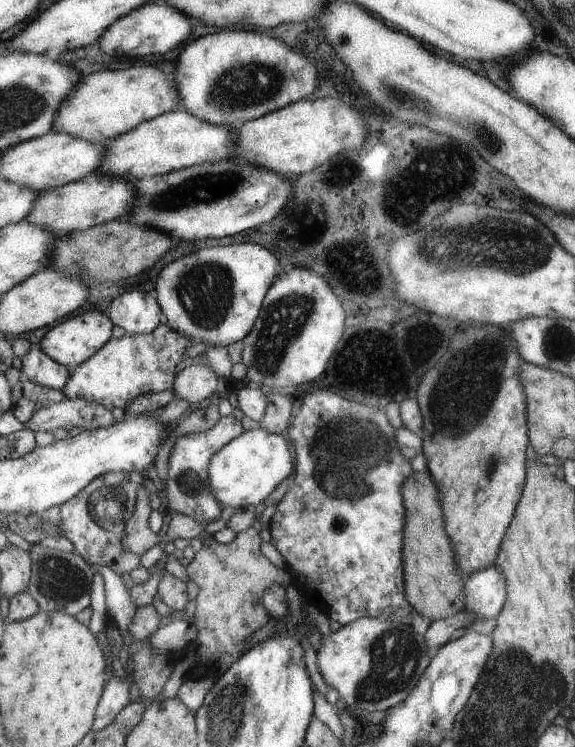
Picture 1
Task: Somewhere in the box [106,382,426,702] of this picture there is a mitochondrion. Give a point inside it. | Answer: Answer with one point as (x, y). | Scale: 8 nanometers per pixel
(345, 458)

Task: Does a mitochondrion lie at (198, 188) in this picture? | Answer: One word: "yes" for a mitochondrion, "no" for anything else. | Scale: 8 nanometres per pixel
yes

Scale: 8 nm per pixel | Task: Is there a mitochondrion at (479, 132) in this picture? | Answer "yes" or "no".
yes

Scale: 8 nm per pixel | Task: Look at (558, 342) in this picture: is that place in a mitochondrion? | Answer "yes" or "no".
yes

